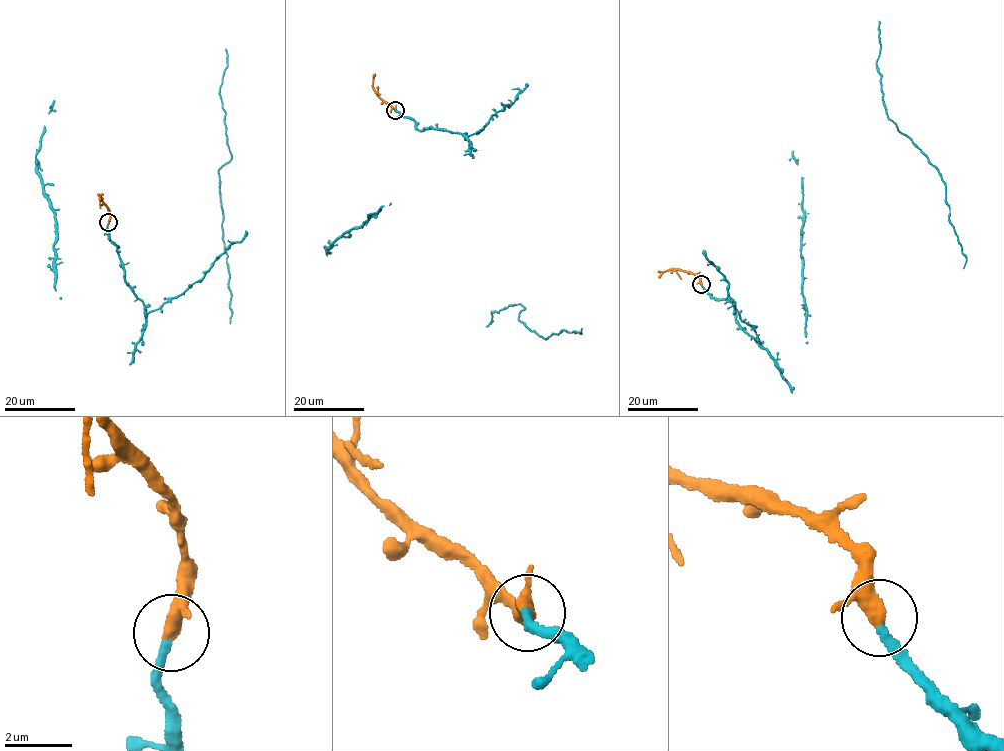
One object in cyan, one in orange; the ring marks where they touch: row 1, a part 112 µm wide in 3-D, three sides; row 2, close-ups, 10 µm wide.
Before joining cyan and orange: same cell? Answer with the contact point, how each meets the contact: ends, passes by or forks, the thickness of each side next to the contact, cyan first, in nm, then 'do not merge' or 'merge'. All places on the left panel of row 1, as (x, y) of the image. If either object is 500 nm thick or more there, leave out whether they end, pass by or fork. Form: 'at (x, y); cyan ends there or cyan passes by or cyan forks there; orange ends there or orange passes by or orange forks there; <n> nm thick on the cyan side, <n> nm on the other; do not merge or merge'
at (108, 222); cyan ends there; orange passes by; 240 nm thick on the cyan side, 320 nm on the other; merge

